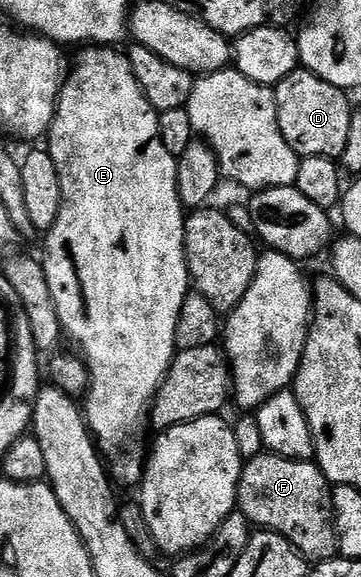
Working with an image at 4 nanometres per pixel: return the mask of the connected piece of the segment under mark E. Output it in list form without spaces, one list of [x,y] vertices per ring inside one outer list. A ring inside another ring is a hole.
[[[90,47],[86,54],[78,61],[78,66],[69,70],[68,76],[62,82],[62,94],[58,96],[58,109],[54,113],[54,121],[50,124],[48,134],[48,151],[56,163],[56,171],[60,175],[60,215],[56,215],[56,223],[45,234],[44,243],[50,247],[50,273],[78,273],[78,281],[82,281],[82,297],[86,297],[86,309],[82,309],[82,317],[74,317],[70,313],[70,305],[78,305],[78,297],[74,297],[74,281],[70,281],[70,297],[58,297],[62,301],[62,315],[66,317],[66,324],[61,328],[67,334],[74,336],[76,344],[82,348],[81,356],[88,374],[88,388],[85,390],[86,405],[84,401],[84,416],[86,427],[96,438],[97,448],[108,466],[108,473],[119,486],[134,485],[141,482],[144,472],[144,462],[148,457],[148,441],[146,445],[146,425],[144,417],[151,412],[152,402],[158,395],[158,388],[162,380],[170,372],[170,362],[176,356],[176,319],[180,319],[180,307],[184,307],[184,299],[191,292],[192,282],[190,272],[186,266],[186,218],[184,206],[178,194],[178,163],[170,154],[168,147],[162,145],[158,134],[157,109],[152,108],[140,83],[130,70],[130,62],[121,52],[110,47]]]

